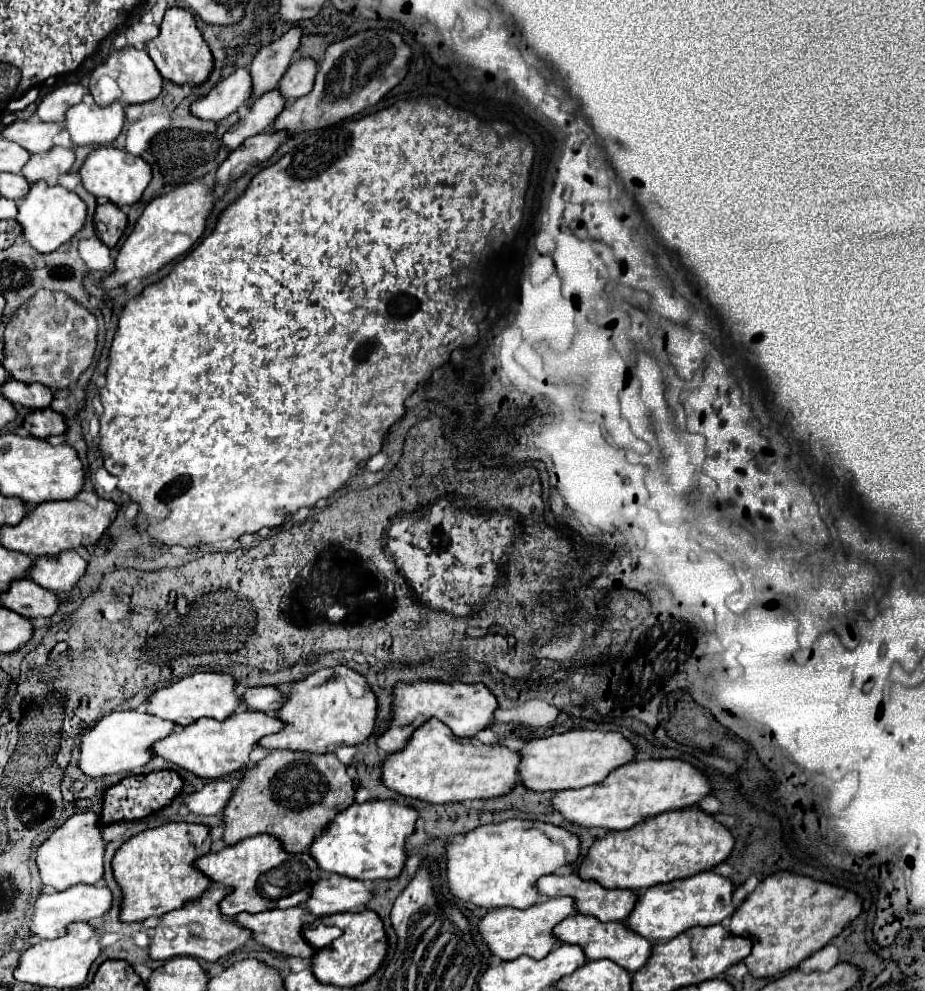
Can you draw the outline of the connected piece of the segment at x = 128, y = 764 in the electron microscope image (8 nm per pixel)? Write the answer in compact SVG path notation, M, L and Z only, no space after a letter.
M128 710L128 712L112 712L100 718L88 732L82 734L80 740L80 758L78 768L90 778L102 778L112 774L128 774L140 766L144 766L150 756L150 744L170 734L174 724L166 720L158 720L156 716L146 716L146 712Z

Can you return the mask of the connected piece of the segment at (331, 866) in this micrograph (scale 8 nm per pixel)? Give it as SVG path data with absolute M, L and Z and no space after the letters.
M368 800L364 804L352 804L350 808L338 812L338 816L334 816L334 820L324 828L324 832L314 838L314 842L308 848L308 854L316 860L318 868L326 872L334 872L356 880L380 880L380 878L390 880L396 878L404 868L406 862L404 842L414 832L416 818L418 814L414 808L392 804L392 800Z

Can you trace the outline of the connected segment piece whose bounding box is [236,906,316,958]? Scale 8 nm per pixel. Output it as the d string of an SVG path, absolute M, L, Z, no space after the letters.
M300 906L286 910L266 910L258 914L242 912L236 916L236 924L248 928L256 942L274 952L284 956L312 958L316 950L302 936L304 914L306 910Z

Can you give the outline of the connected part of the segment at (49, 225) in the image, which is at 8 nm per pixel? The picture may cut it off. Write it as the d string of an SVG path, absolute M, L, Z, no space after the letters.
M38 180L30 186L28 194L18 200L18 214L16 222L22 226L22 236L38 250L38 252L54 252L60 244L70 240L86 220L86 204L78 198L78 194L62 188L62 186L48 186L46 182Z

